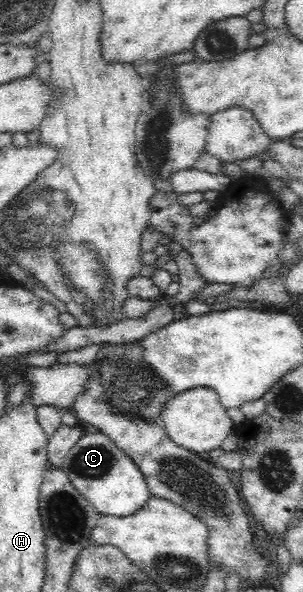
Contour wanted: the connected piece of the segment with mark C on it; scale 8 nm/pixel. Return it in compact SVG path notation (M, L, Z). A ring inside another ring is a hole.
M100 432L82 435L80 441L71 448L61 468L76 490L91 502L100 515L126 518L144 508L145 502L151 498L144 476L134 462Z

